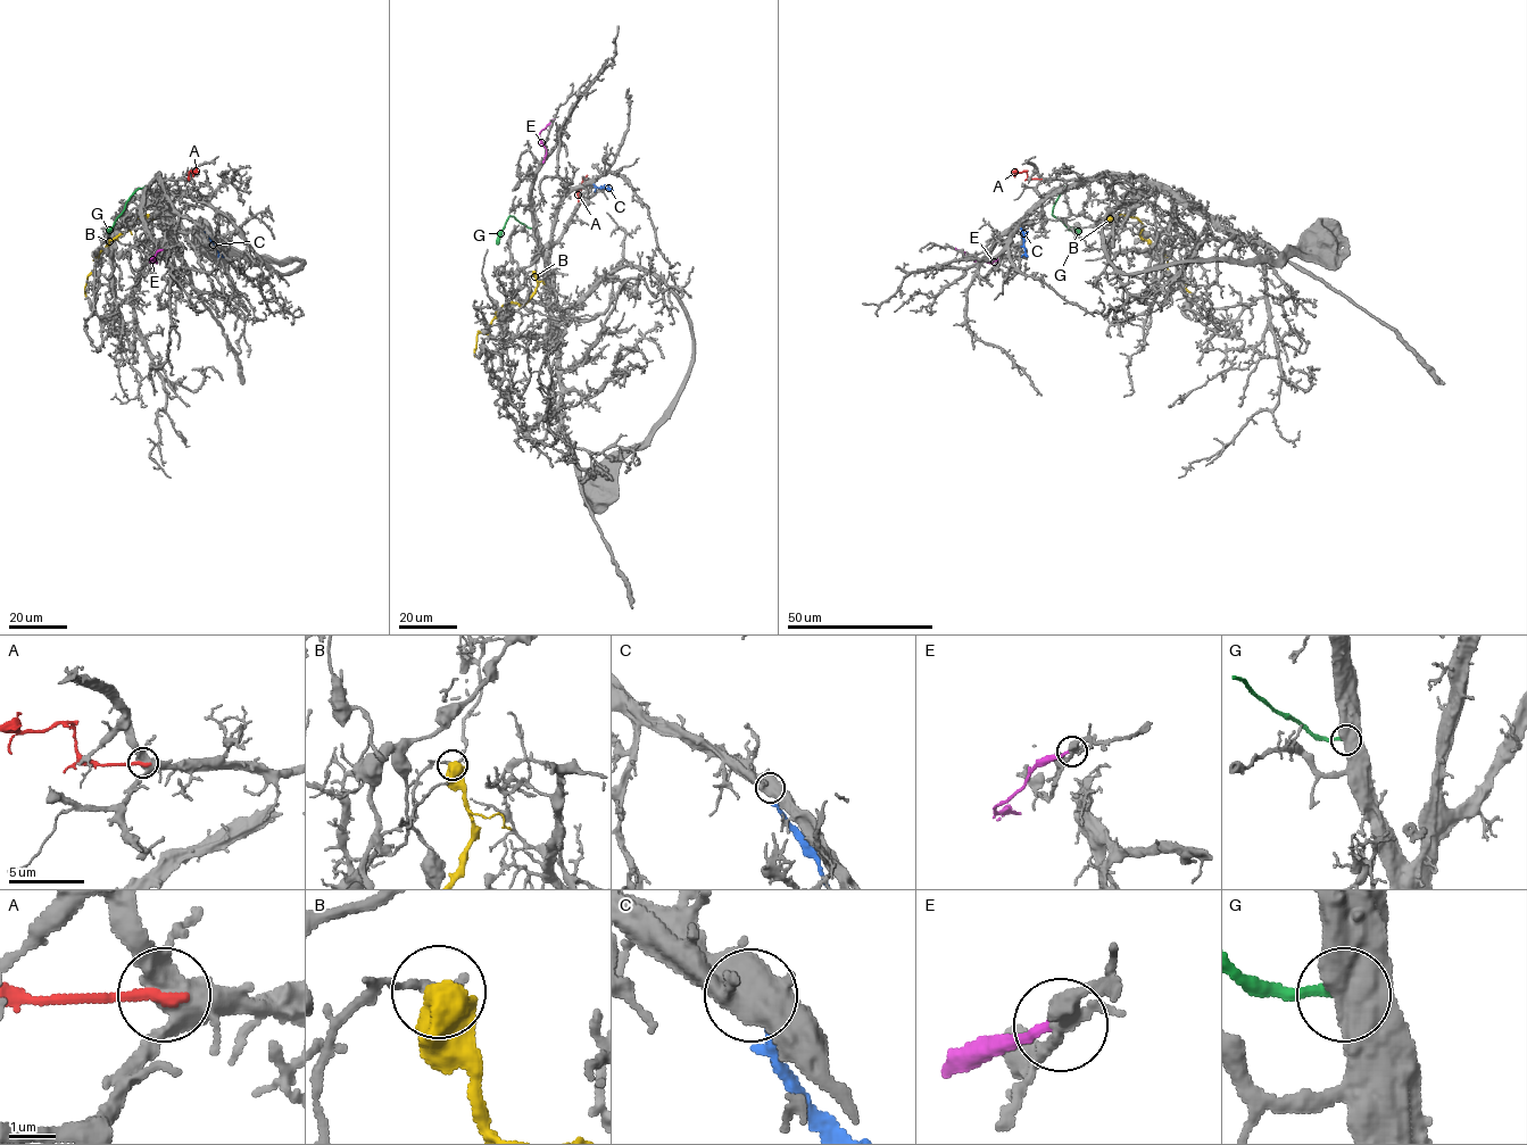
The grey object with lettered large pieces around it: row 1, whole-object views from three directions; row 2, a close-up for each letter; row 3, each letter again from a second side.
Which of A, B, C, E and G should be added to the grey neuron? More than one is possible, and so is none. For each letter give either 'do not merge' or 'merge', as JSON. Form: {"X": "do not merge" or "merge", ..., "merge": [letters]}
{"A": "do not merge", "B": "do not merge", "C": "merge", "E": "do not merge", "G": "do not merge", "merge": ["C"]}

